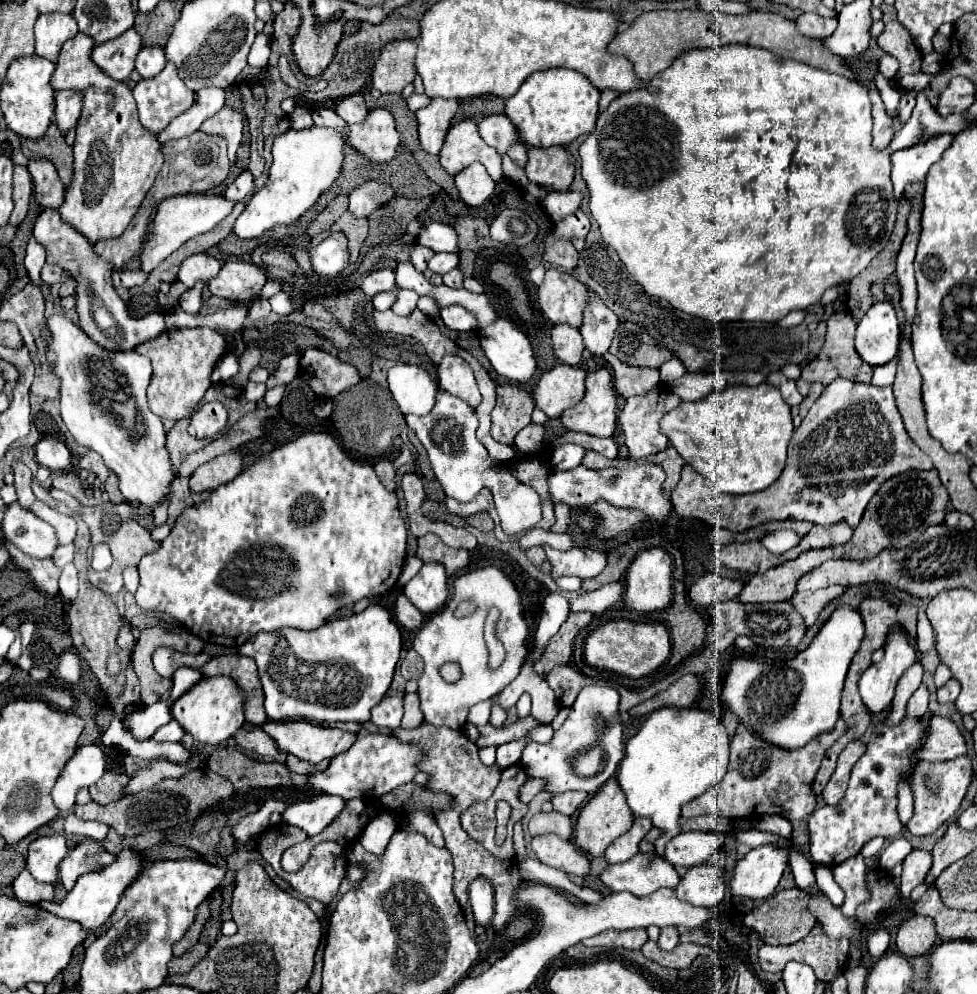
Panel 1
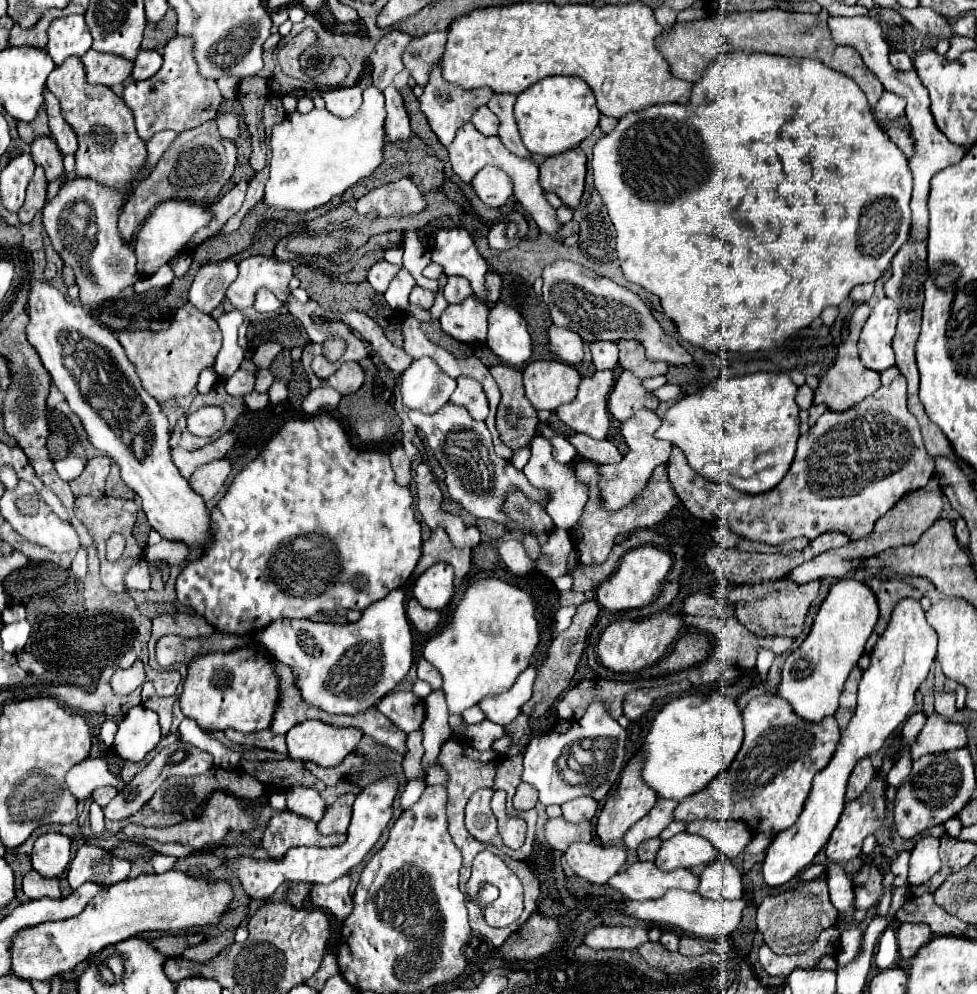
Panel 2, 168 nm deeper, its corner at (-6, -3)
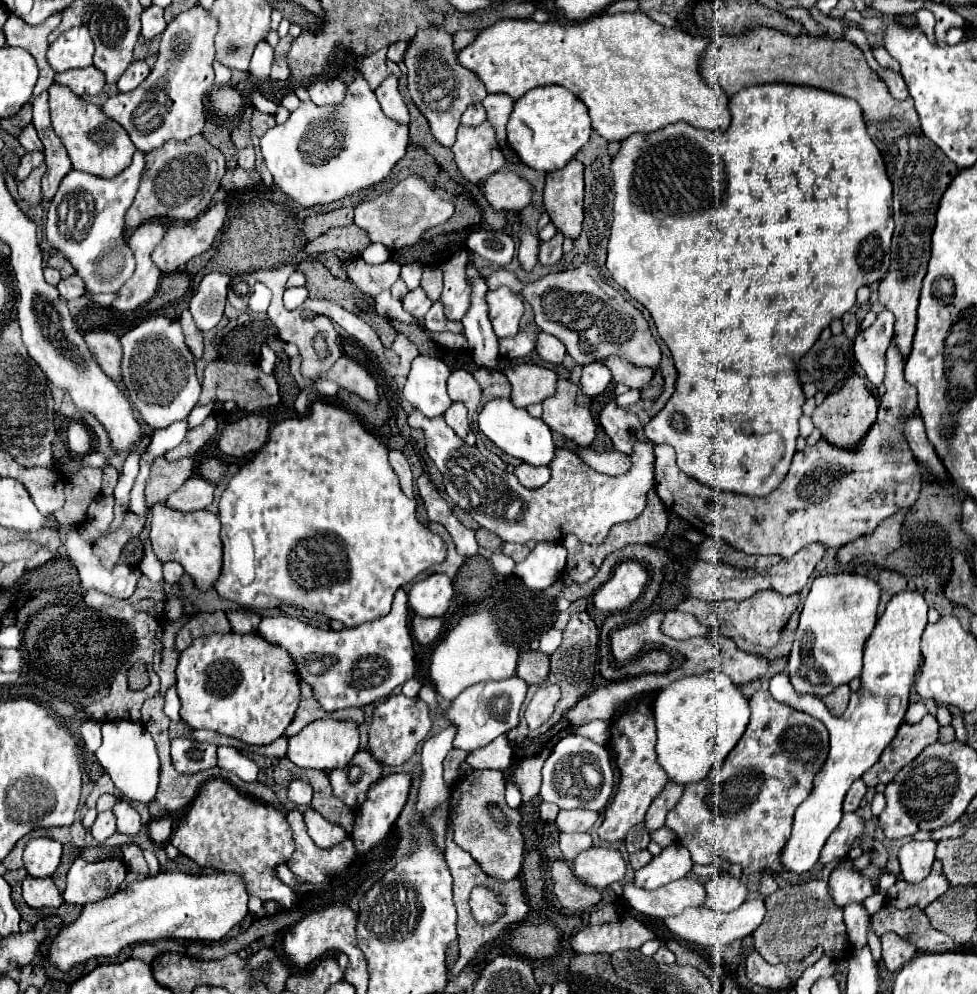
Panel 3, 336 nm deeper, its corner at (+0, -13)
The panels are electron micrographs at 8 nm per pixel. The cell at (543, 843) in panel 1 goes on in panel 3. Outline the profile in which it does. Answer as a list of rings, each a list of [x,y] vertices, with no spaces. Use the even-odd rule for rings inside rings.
[[[591,847],[573,861],[573,873],[589,887],[603,889],[625,877],[625,859],[619,849]]]

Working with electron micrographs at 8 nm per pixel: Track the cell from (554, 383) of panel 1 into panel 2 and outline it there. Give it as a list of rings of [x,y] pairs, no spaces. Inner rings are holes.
[[[561,361],[529,363],[523,371],[523,379],[525,397],[531,401],[531,405],[537,411],[547,409],[551,413],[555,413],[557,407],[571,403],[581,383],[577,369]]]

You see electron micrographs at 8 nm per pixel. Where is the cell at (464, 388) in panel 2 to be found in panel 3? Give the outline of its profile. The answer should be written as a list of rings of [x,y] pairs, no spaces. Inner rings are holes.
[[[453,403],[445,413],[443,413],[447,425],[467,443],[467,445],[475,445],[475,435],[467,423],[467,409],[463,403]]]

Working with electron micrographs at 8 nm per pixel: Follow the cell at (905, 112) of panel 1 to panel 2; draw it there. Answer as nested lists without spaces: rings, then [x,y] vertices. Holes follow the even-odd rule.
[[[885,91],[881,97],[879,97],[879,103],[875,105],[873,109],[873,117],[875,117],[875,123],[883,129],[883,125],[887,123],[895,123],[899,117],[903,117],[905,113],[905,101],[901,97],[897,97],[895,93],[889,93]]]

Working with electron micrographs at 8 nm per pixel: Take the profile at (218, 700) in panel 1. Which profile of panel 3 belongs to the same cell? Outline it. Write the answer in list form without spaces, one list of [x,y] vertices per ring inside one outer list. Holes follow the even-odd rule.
[[[213,633],[199,637],[179,655],[177,693],[181,699],[181,719],[191,729],[211,729],[215,733],[235,737],[249,745],[269,745],[279,739],[291,725],[299,707],[299,673],[287,649],[265,641],[259,633]]]

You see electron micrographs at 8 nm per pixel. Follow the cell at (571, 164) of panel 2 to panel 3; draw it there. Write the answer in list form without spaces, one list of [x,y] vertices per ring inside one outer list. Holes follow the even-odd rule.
[[[571,159],[563,169],[551,171],[543,201],[551,223],[565,237],[577,239],[583,225],[583,163]]]

